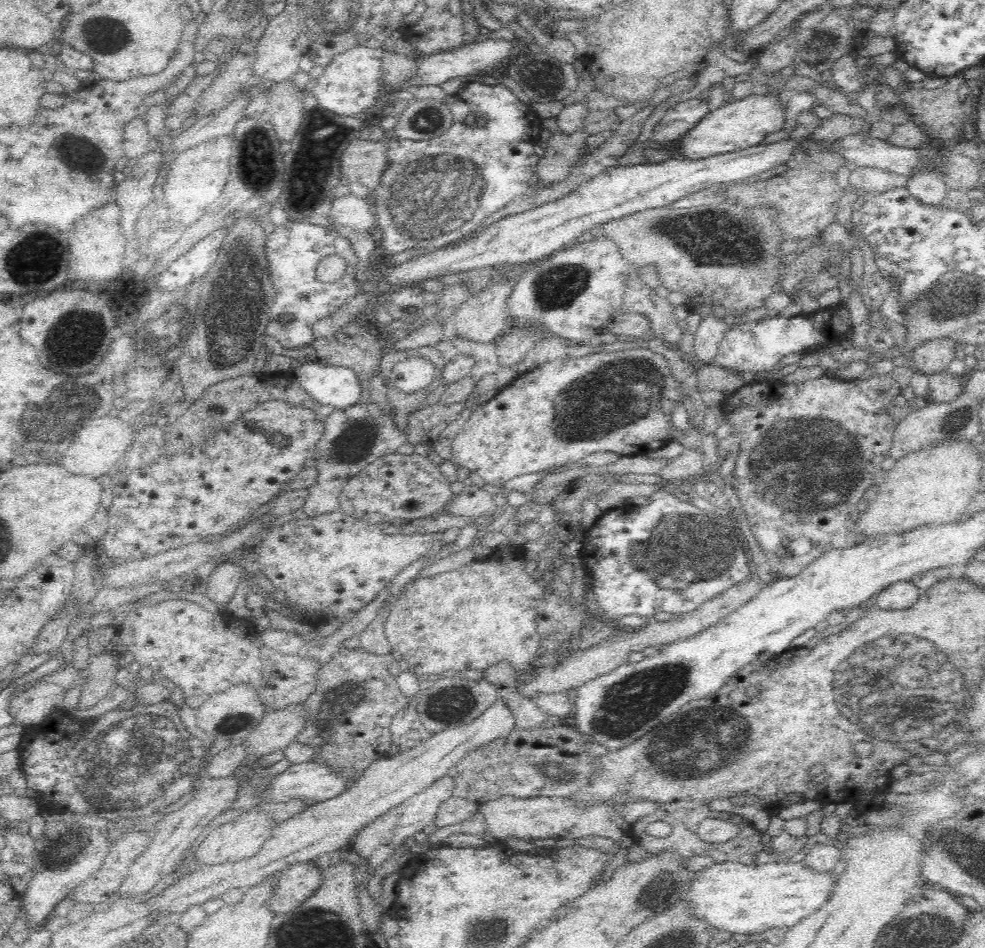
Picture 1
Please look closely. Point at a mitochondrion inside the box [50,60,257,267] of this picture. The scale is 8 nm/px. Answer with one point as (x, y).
(77, 154)

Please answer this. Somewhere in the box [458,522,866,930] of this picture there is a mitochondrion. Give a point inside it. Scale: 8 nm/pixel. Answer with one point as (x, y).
(681, 749)

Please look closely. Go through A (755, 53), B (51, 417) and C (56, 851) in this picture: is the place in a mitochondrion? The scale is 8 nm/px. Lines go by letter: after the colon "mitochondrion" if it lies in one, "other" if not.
A: other
B: mitochondrion
C: mitochondrion

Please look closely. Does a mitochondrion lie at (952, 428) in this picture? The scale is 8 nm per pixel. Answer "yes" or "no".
no

